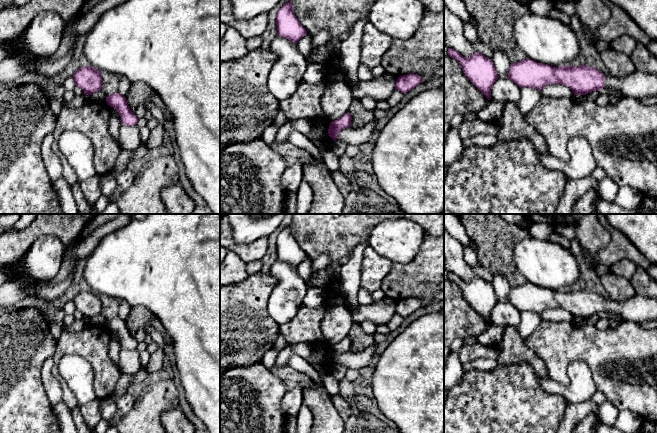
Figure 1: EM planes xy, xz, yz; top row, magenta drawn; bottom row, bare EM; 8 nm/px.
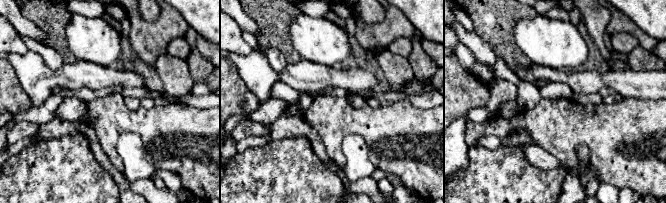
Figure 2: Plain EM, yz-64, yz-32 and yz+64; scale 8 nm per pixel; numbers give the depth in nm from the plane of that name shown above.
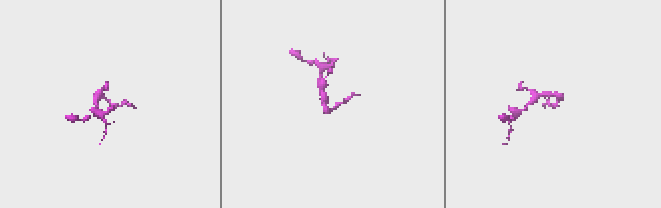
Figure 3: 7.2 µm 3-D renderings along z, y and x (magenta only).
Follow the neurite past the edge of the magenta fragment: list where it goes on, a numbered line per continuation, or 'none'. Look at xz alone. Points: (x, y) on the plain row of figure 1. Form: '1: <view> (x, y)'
none

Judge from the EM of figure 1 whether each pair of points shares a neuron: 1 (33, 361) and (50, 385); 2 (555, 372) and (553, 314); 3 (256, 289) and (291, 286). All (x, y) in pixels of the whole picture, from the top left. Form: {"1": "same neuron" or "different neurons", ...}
{"1": "different neurons", "2": "different neurons", "3": "different neurons"}

